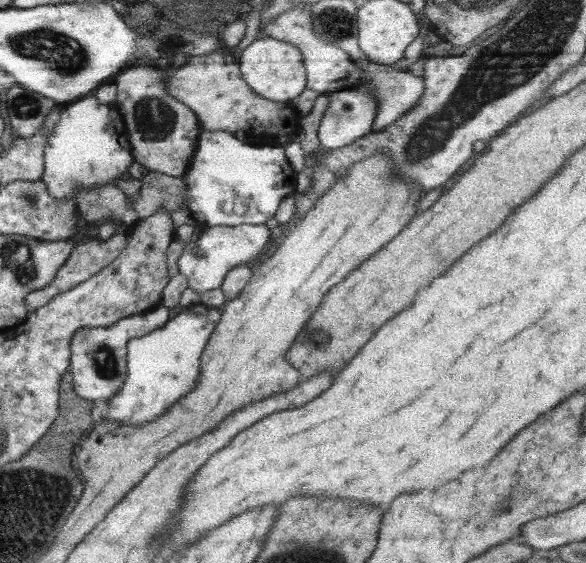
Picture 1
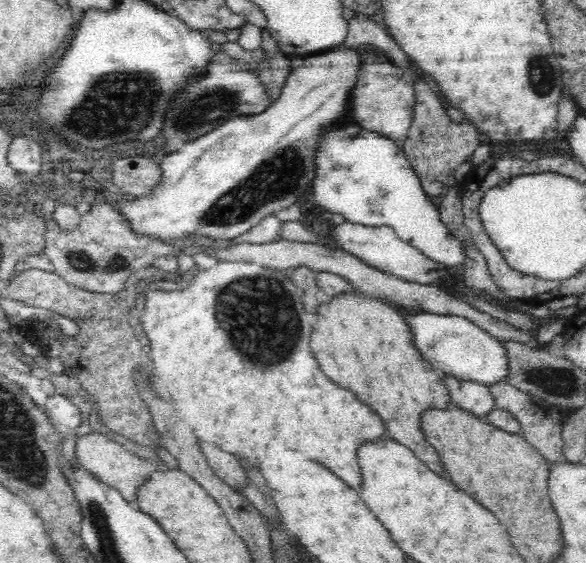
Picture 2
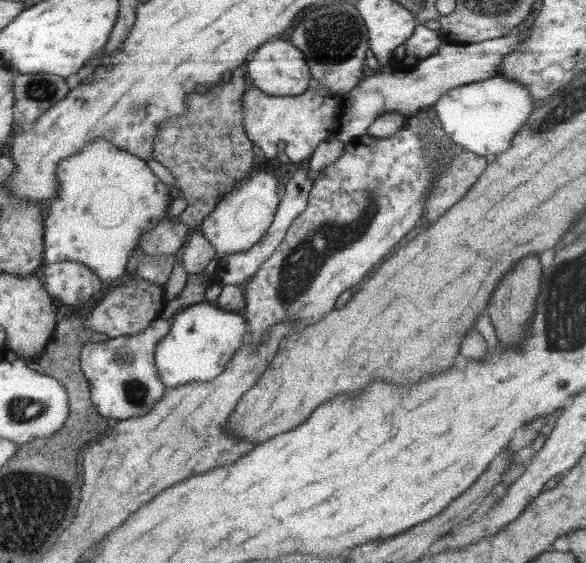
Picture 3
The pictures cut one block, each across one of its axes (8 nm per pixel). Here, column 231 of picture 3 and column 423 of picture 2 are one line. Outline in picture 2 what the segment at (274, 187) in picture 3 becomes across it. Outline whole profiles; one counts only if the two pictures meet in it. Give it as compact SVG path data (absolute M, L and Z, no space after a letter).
M346 117L337 127L321 132L319 147L315 154L315 177L312 185L314 200L331 214L342 214L351 223L367 227L389 226L395 233L424 256L449 266L466 264L468 252L464 252L463 239L456 237L445 228L440 220L438 201L432 200L415 173L403 147L378 132L361 127L351 117Z

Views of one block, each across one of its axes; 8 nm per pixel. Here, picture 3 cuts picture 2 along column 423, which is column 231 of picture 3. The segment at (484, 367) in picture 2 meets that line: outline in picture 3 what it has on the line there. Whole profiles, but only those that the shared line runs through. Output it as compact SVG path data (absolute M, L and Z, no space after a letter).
M202 301L191 304L174 318L170 332L156 343L154 364L158 380L168 389L196 380L212 380L224 371L236 349L245 344L247 324L240 315Z

